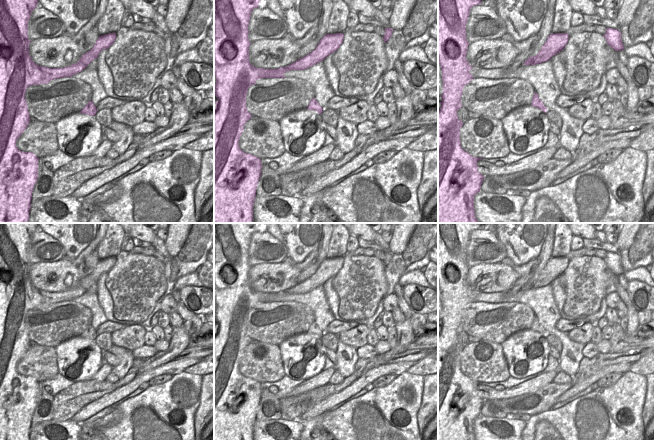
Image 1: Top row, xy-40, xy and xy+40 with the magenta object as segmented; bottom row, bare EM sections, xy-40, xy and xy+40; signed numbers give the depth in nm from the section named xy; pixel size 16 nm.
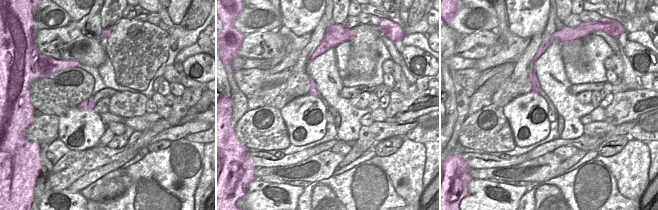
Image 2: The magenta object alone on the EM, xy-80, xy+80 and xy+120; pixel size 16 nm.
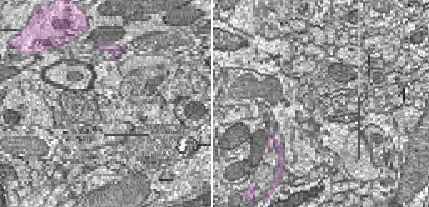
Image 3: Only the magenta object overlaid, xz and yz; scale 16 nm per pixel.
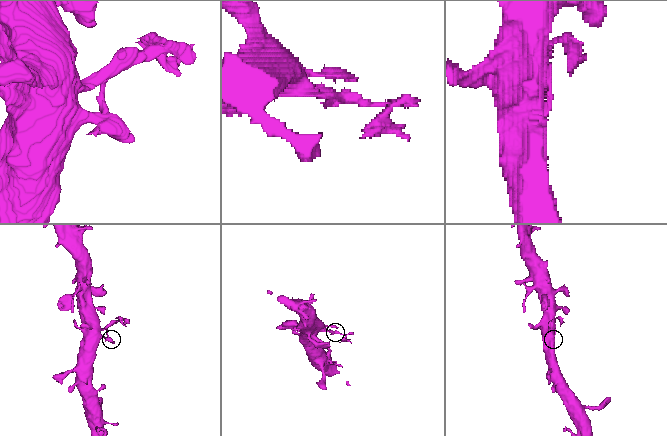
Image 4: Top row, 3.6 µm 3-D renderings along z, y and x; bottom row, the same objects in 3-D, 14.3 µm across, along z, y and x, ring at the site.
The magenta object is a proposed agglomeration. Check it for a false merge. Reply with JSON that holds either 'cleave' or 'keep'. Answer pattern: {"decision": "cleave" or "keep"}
{"decision": "cleave"}

